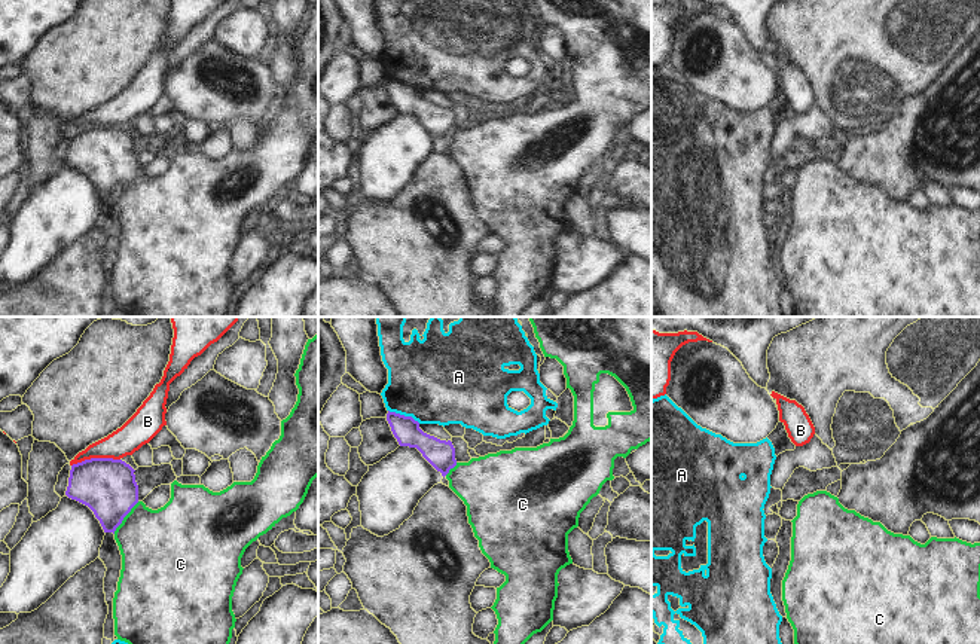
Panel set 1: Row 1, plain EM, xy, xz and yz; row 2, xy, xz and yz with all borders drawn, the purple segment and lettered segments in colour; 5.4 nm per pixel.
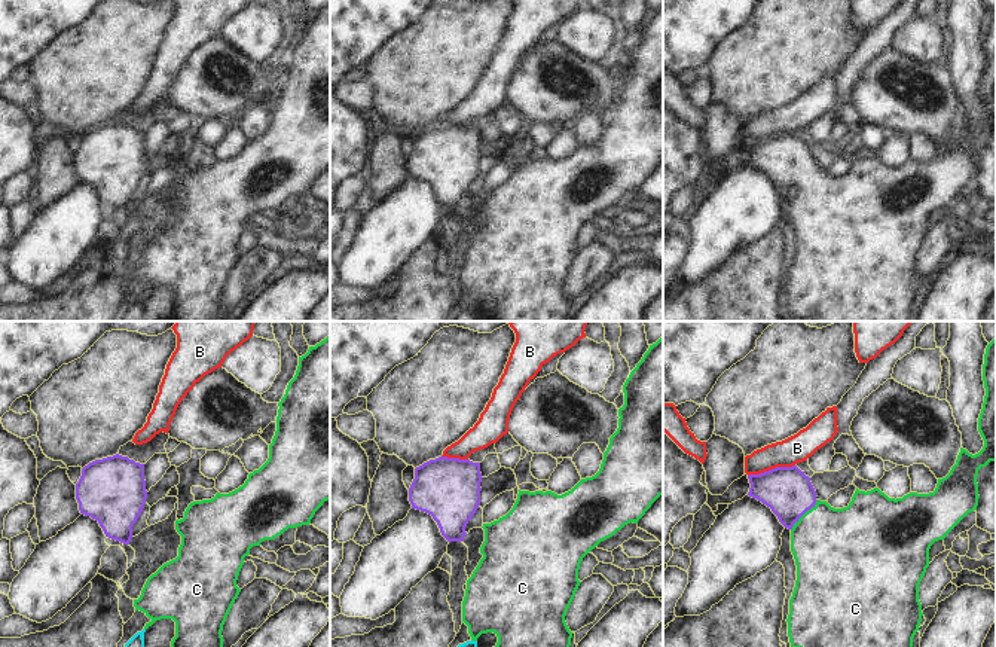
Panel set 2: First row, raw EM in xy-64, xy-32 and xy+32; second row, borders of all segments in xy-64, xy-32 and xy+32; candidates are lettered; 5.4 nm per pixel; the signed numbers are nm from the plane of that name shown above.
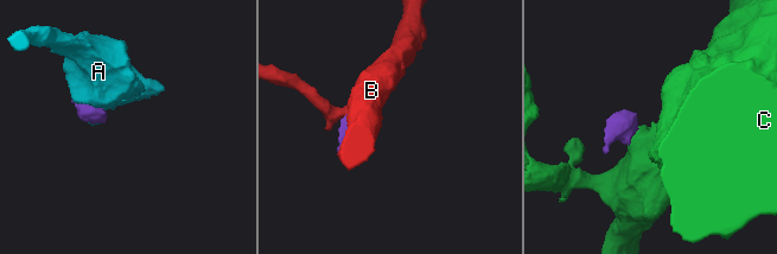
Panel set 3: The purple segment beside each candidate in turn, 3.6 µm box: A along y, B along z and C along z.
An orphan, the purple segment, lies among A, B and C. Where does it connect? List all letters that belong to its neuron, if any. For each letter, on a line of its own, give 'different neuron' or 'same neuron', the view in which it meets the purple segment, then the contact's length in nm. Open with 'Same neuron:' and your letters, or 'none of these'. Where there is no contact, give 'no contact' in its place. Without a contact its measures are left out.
Same neuron: C
A: different neuron | xz | 190 nm
B: different neuron | xy | 260 nm
C: same neuron | xy | 220 nm

